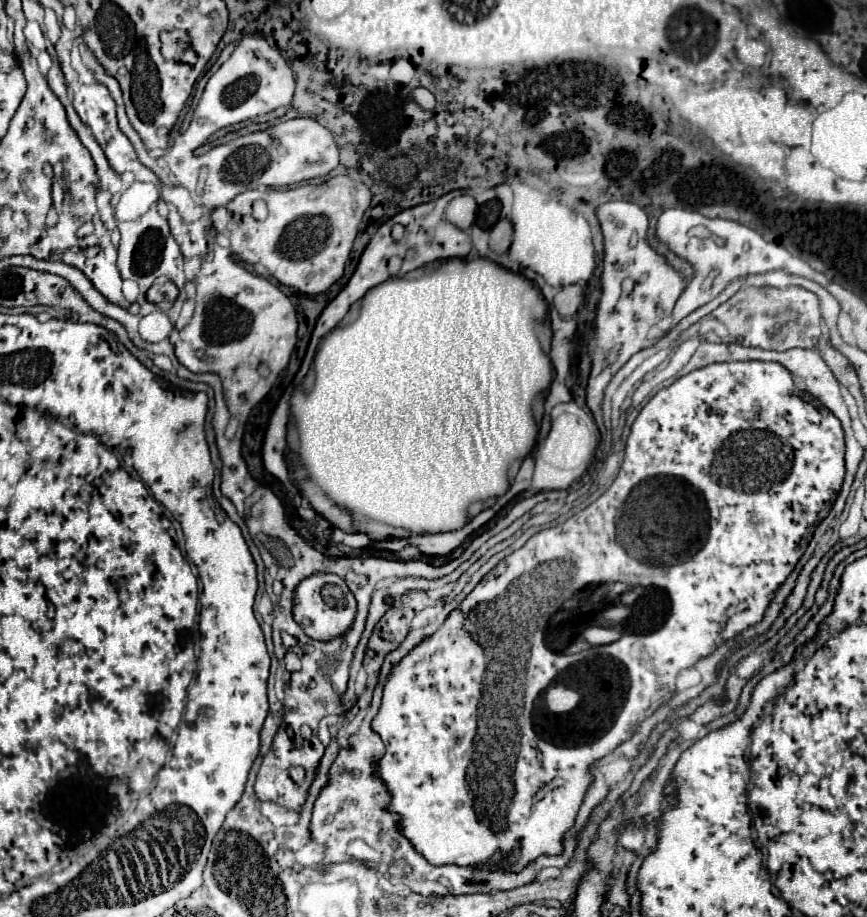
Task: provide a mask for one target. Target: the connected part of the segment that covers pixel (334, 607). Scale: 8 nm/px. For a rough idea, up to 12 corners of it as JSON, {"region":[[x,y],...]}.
{"region":[[343,578],[297,586],[295,622],[329,642],[351,630],[357,602]]}

